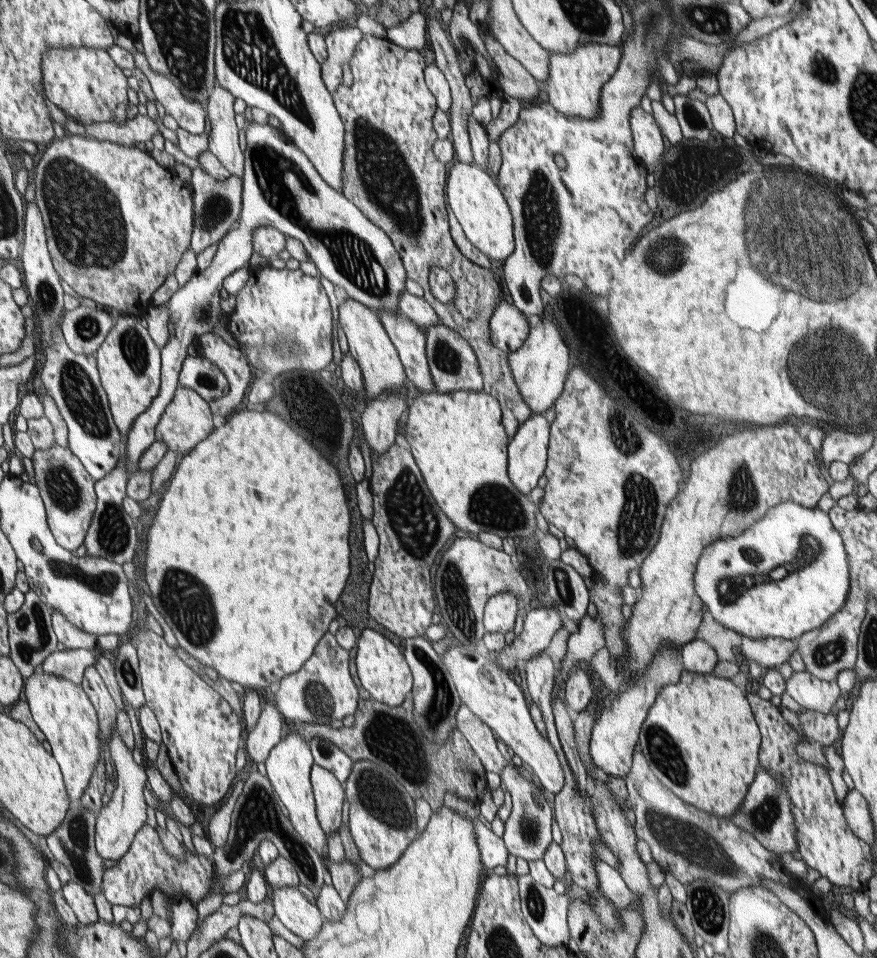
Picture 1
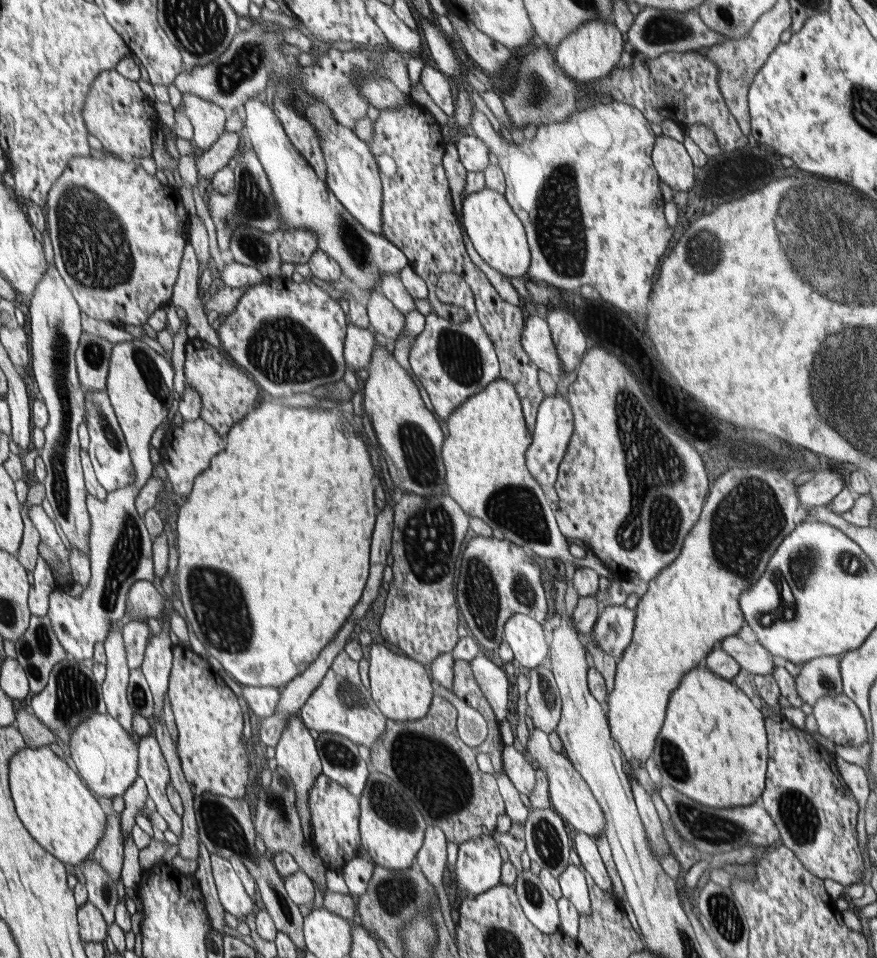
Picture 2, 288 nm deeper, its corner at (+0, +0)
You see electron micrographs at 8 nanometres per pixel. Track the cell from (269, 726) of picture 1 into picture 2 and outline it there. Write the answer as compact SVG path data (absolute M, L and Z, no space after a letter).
M387 498L383 510L377 514L377 528L373 528L373 544L369 544L369 590L365 590L365 596L361 596L361 602L357 604L357 608L355 608L355 612L353 612L349 624L345 624L345 626L341 628L341 632L337 634L337 640L329 642L329 644L321 650L319 658L313 660L313 664L309 664L309 668L307 668L301 676L293 678L289 684L285 684L283 688L279 688L279 694L281 694L281 696L279 696L279 700L277 700L277 704L275 704L273 714L267 716L267 718L259 718L259 722L257 722L257 728L259 728L257 738L259 738L261 746L265 746L265 748L275 748L275 746L277 746L277 742L279 742L283 730L285 730L287 720L289 720L291 716L297 716L297 714L299 714L299 710L301 710L301 706L305 704L305 700L311 696L311 692L317 688L317 684L323 680L323 676L325 676L325 672L329 670L333 658L345 648L347 636L349 636L349 632L353 630L353 624L359 624L359 622L363 620L363 614L367 612L371 600L377 596L377 588L379 588L379 582L381 582L381 572L383 572L383 566L385 566L385 560L387 560L387 552L389 552L389 540L391 540L391 514L393 514L393 512L391 512L389 498Z

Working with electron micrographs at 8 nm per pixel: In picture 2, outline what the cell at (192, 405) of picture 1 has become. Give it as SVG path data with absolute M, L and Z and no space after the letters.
M201 418L183 420L181 426L169 422L169 430L165 434L165 440L163 440L163 446L159 448L159 452L161 452L161 464L167 472L167 480L171 482L173 492L177 492L179 496L189 496L189 492L193 490L195 478L201 472L205 472L209 468L209 462L213 460L213 456L217 456L223 450L225 450L223 440L217 434L217 430L213 426L209 426L207 422L203 422Z

